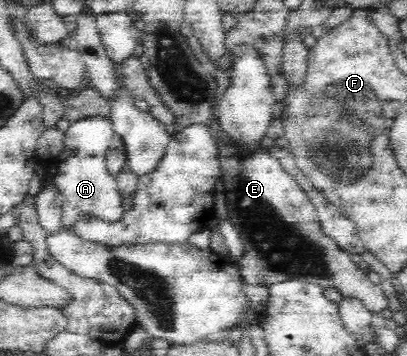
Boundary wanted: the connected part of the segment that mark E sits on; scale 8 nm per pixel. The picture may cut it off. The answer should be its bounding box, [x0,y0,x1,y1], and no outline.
[216,136,387,313]

